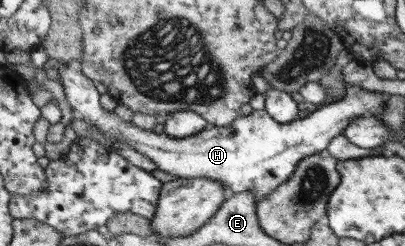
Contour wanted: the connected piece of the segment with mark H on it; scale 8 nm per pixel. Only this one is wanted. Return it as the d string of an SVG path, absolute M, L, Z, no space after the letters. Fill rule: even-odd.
M60 62L51 63L59 71L60 81L63 85L67 101L76 112L83 116L86 122L93 124L96 128L106 132L113 140L125 142L143 156L150 158L157 166L157 169L180 178L209 178L221 182L228 190L228 194L238 194L251 190L255 194L255 201L262 202L266 196L273 194L281 184L289 182L294 171L301 164L301 160L325 151L328 144L348 126L351 120L362 116L382 113L385 107L387 95L382 92L364 90L353 84L345 84L344 97L333 100L330 103L321 104L318 109L311 110L311 114L302 119L294 120L286 124L278 122L266 110L253 110L249 115L240 115L232 124L226 127L208 126L198 134L188 138L174 138L166 133L156 133L152 130L138 128L131 121L126 122L116 116L115 112L107 113L100 102L100 92L94 86L94 81L83 73L77 64L64 64Z

